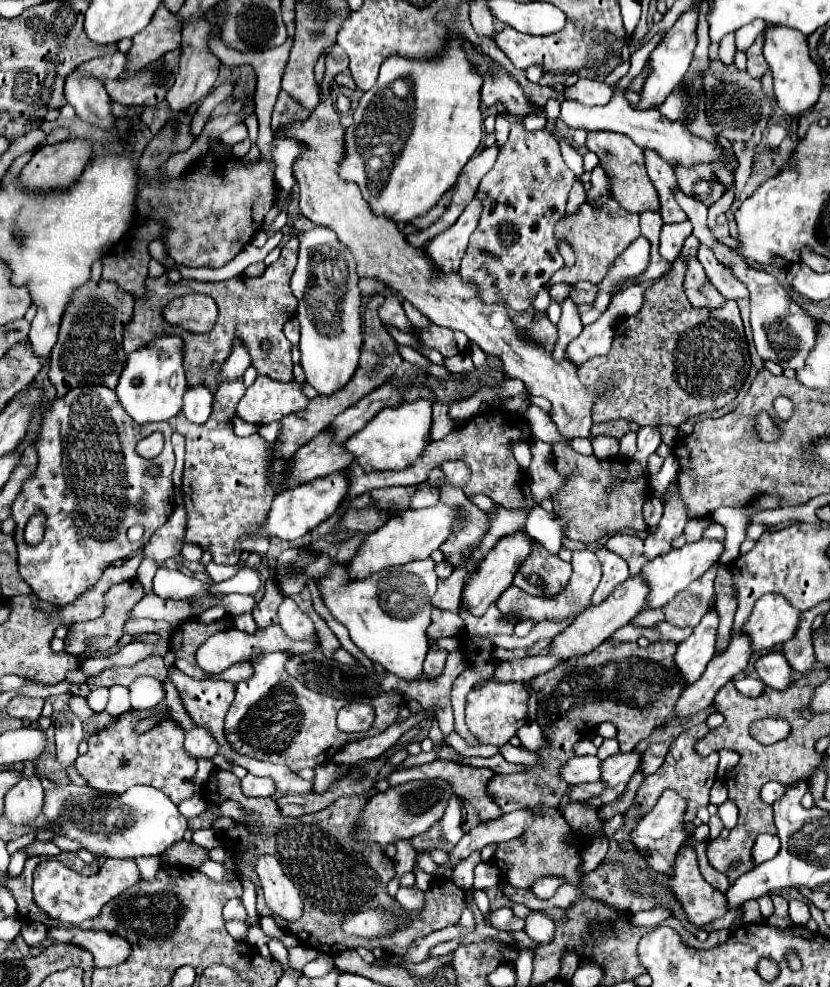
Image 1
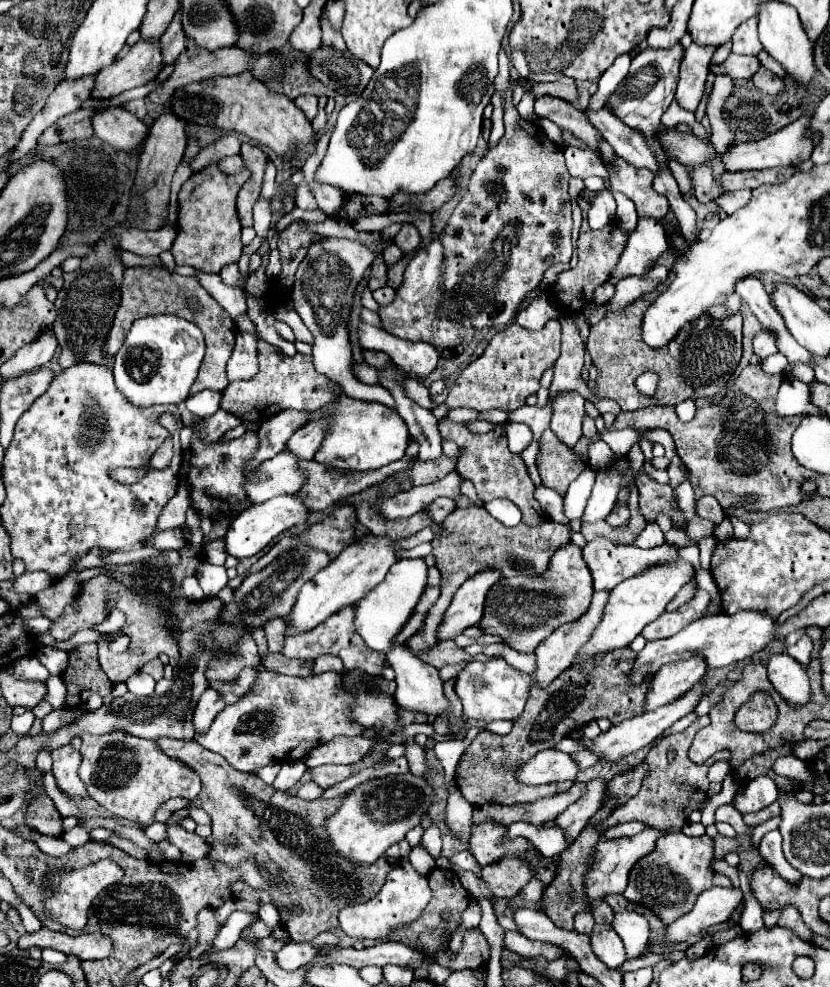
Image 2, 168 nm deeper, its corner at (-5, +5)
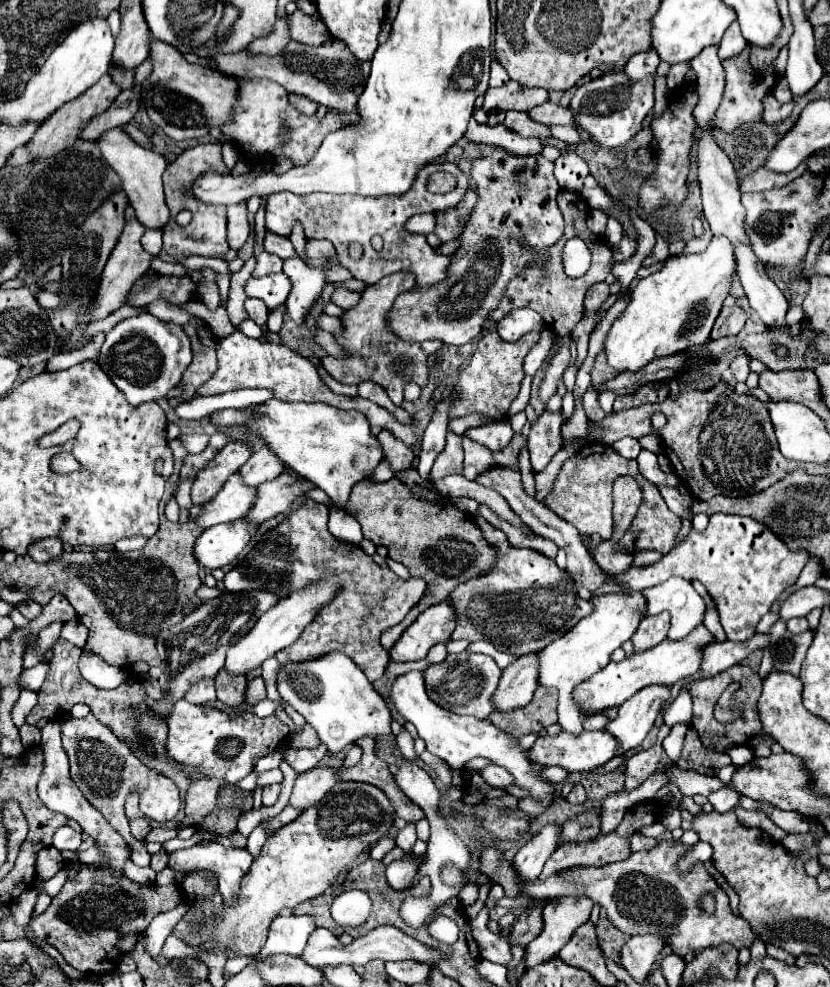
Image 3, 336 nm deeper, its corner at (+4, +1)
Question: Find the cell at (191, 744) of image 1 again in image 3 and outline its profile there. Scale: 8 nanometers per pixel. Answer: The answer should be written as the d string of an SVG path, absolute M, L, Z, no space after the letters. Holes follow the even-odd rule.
M205 678L201 682L197 682L185 696L187 702L195 704L195 706L201 706L201 704L213 704L217 702L217 696L215 696L215 686L213 686L213 680L211 678Z

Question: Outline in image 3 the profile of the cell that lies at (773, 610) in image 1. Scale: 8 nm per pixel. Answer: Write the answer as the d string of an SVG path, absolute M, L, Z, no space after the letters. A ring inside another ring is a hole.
M699 624L689 636L685 636L681 640L665 638L661 644L657 644L655 648L649 648L647 652L635 652L621 662L607 664L603 670L599 670L587 682L577 686L575 698L581 704L581 714L605 710L611 706L621 706L637 690L651 686L651 684L669 684L671 686L683 678L691 678L693 674L699 672L699 666L703 660L703 646L709 646L711 642L717 642L717 638L703 624Z

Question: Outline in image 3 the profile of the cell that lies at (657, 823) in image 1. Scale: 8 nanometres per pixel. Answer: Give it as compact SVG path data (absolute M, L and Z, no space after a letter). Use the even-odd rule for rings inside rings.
M557 896L543 908L543 932L527 946L527 968L547 962L571 940L573 932L591 916L595 902L591 898Z

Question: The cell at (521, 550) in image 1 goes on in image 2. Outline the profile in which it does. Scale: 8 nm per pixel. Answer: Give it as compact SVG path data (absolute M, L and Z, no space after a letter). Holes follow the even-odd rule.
M486 570L486 574L476 574L458 588L448 610L444 612L442 624L438 626L438 632L436 632L438 642L454 640L466 628L476 626L480 622L484 598L492 582L496 582L498 578L500 574L496 574L494 570Z

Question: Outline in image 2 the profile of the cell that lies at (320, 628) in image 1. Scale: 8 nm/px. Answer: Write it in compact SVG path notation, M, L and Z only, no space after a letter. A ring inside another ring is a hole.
M324 655L315 660L312 675L315 676L329 671L340 673L343 670L343 662L340 658L332 655Z

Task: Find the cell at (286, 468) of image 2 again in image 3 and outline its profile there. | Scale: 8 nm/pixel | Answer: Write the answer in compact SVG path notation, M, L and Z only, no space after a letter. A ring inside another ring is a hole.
M233 474L225 482L223 490L203 506L197 524L201 528L211 528L221 522L243 518L255 504L255 494L257 494L255 486L243 486L243 478L239 478L239 474Z

